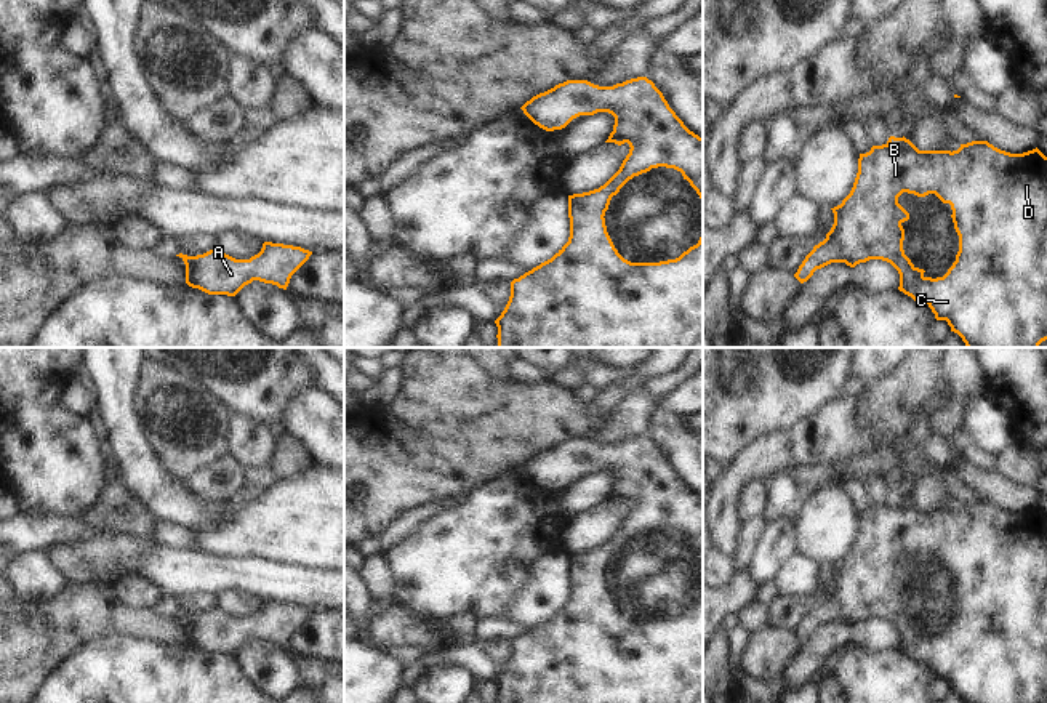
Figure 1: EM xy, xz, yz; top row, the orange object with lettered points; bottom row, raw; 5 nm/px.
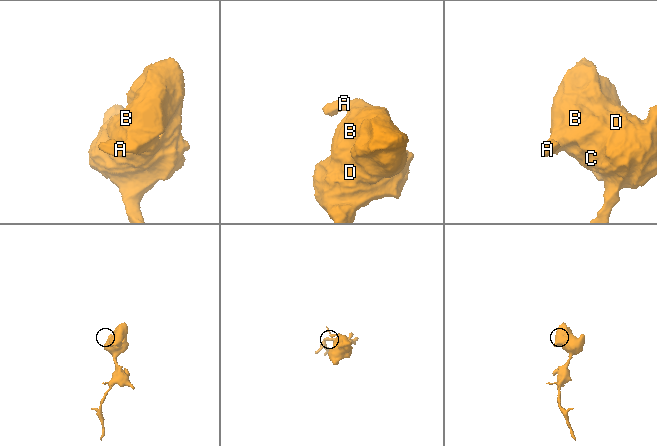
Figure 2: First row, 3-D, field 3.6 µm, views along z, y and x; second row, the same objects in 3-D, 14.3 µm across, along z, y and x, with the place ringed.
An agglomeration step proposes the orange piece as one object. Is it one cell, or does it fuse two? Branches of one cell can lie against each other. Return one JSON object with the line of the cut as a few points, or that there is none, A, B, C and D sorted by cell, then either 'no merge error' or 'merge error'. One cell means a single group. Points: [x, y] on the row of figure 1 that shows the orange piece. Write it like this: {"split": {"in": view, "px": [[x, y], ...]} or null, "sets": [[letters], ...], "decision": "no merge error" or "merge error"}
{"split": null, "sets": [["A", "B", "C", "D"]], "decision": "no merge error"}

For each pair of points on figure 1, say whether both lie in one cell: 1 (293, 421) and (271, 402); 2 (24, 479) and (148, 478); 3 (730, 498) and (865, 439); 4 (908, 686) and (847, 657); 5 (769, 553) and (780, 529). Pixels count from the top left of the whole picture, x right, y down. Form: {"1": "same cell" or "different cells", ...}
{"1": "different cells", "2": "different cells", "3": "same cell", "4": "same cell", "5": "same cell"}

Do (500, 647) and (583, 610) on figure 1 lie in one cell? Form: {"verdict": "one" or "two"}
{"verdict": "two"}

